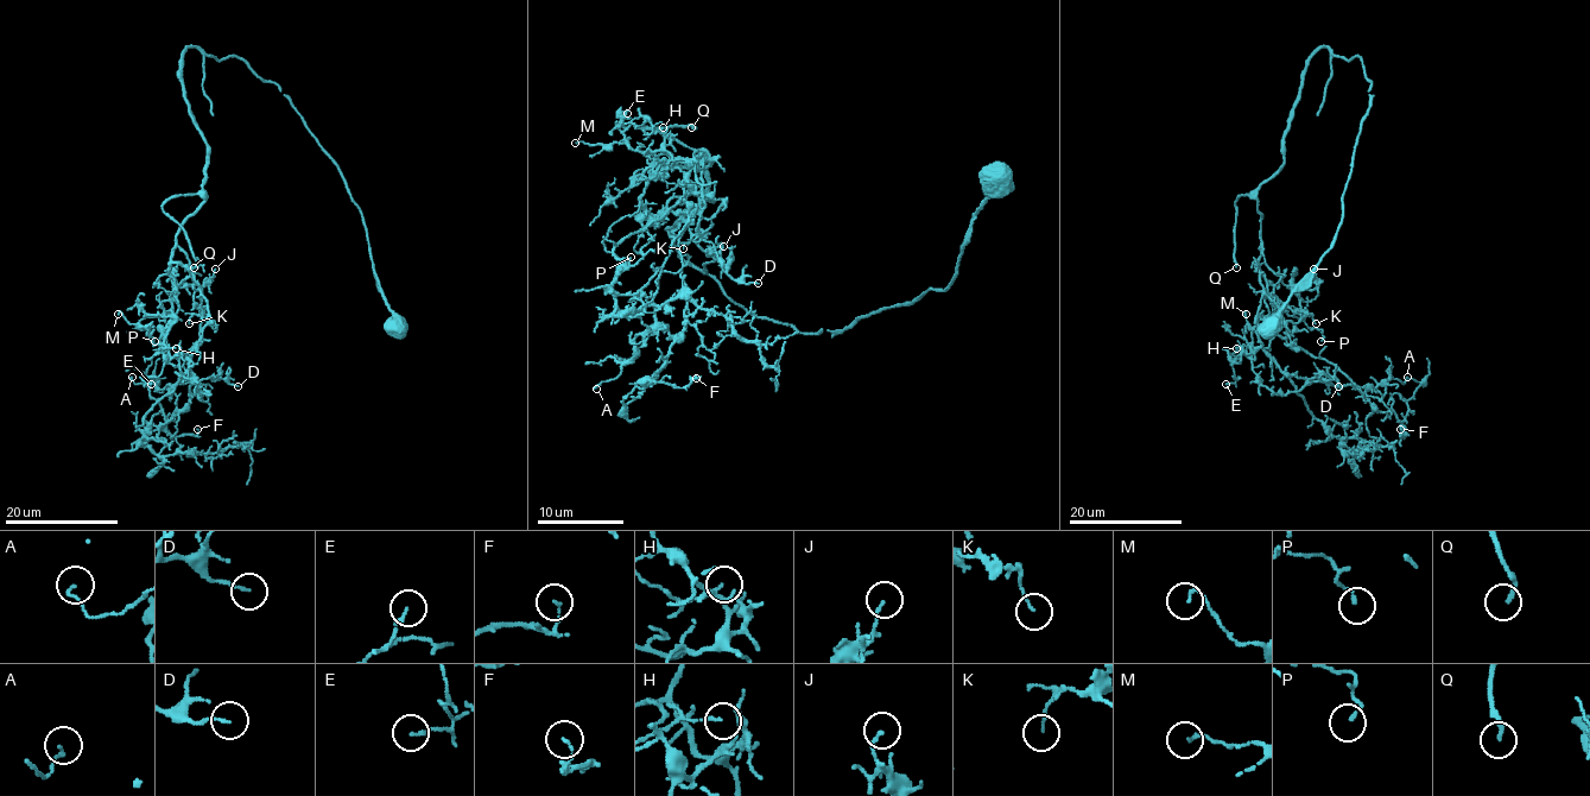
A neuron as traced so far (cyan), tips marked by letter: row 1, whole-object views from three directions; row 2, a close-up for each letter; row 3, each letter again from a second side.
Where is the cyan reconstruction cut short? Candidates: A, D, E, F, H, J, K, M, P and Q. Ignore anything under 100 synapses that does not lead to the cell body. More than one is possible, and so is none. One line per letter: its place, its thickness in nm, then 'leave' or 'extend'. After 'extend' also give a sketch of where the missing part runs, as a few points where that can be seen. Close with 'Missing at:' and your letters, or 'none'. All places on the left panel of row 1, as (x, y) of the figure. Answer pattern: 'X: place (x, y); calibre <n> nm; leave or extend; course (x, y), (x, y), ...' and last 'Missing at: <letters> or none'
A: place (132, 377); calibre 130 nm; leave
D: place (238, 386); calibre 120 nm; leave
E: place (151, 384); calibre 140 nm; leave
F: place (197, 429); calibre 110 nm; leave
H: place (176, 348); calibre 80 nm; leave
J: place (215, 269); calibre 130 nm; leave
K: place (189, 323); calibre 100 nm; leave
M: place (118, 314); calibre 120 nm; leave
P: place (154, 341); calibre 130 nm; leave
Q: place (194, 267); calibre 170 nm; extend; course (194, 267), (226, 315), (223, 352), (254, 384), (331, 392), (337, 334), (273, 318), (220, 139)
Missing at: Q

